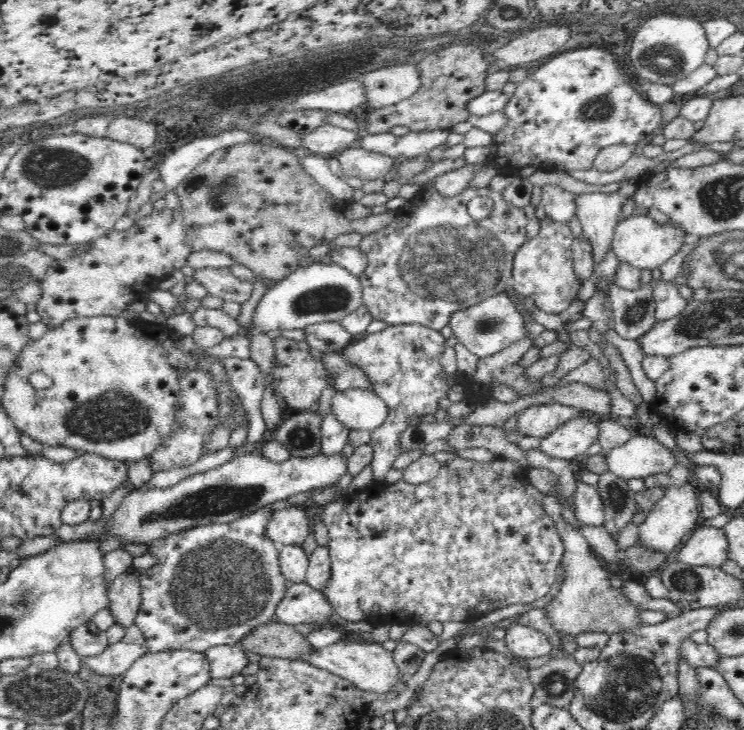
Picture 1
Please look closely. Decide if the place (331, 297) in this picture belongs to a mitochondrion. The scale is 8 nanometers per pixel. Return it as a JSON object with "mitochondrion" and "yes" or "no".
{"mitochondrion":"yes"}

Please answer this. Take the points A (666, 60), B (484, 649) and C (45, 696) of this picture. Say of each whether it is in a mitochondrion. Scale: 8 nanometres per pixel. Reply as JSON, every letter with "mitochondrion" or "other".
{"A":"mitochondrion","B":"other","C":"mitochondrion"}

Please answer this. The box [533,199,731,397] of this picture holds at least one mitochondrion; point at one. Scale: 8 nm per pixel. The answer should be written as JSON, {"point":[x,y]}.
{"point":[638,310]}

